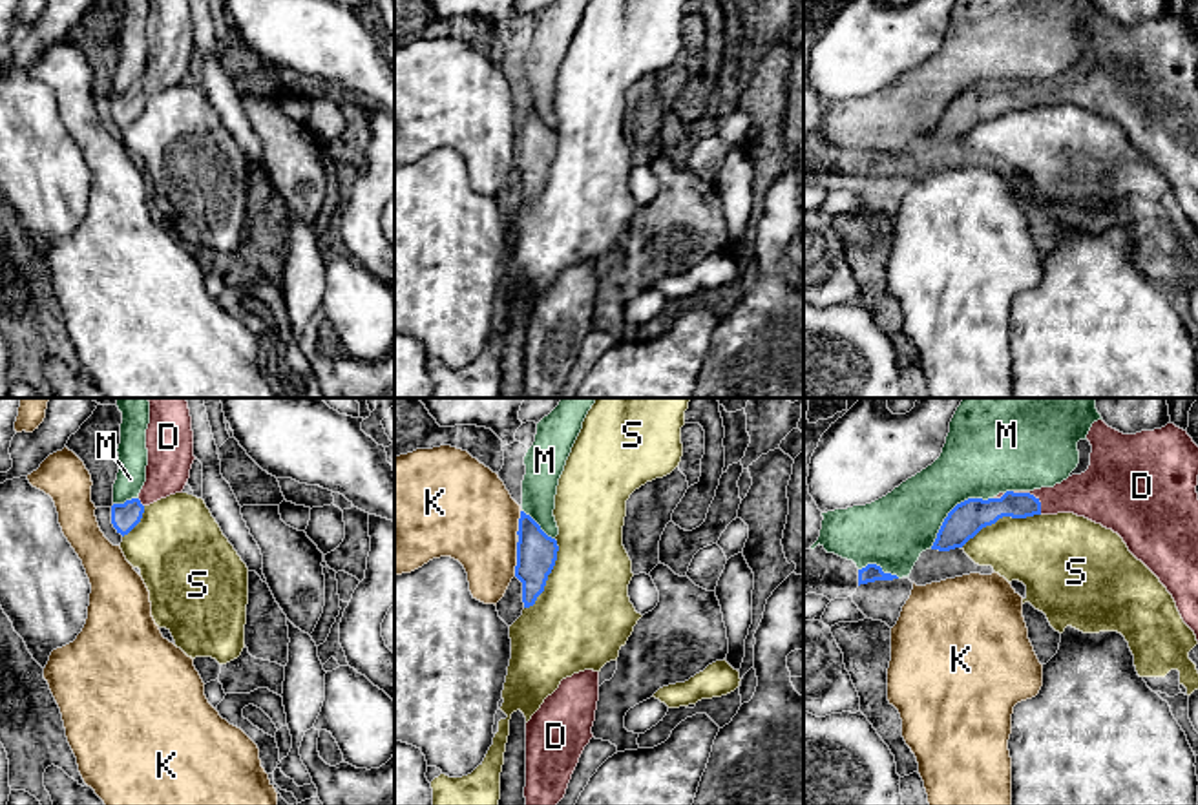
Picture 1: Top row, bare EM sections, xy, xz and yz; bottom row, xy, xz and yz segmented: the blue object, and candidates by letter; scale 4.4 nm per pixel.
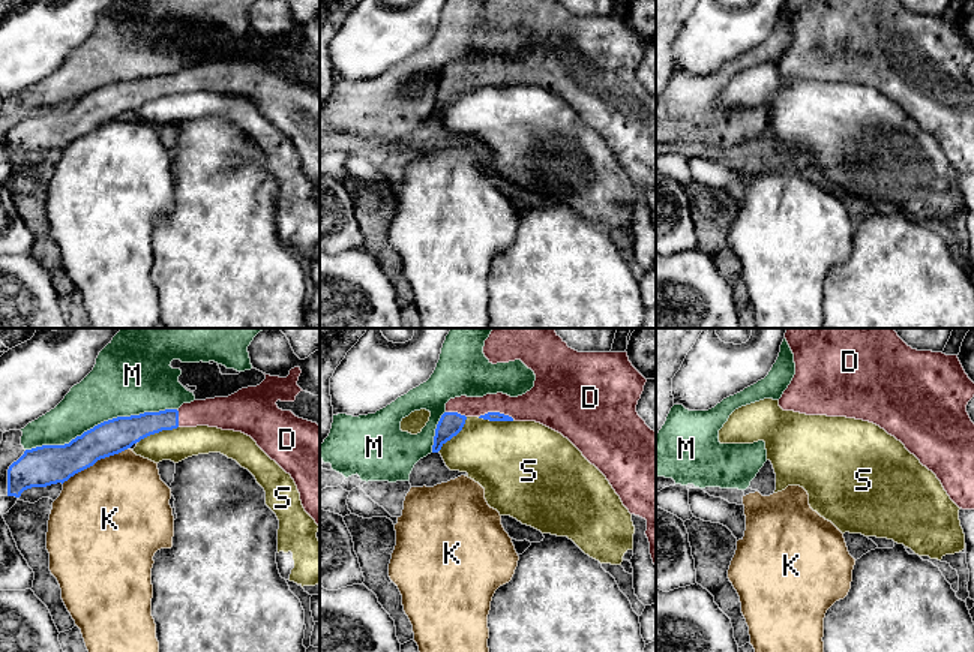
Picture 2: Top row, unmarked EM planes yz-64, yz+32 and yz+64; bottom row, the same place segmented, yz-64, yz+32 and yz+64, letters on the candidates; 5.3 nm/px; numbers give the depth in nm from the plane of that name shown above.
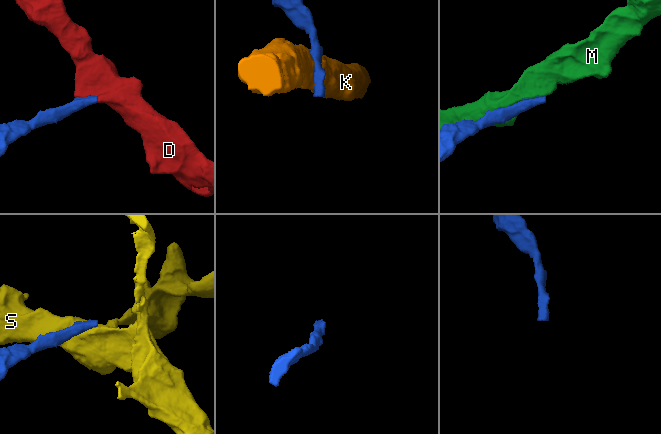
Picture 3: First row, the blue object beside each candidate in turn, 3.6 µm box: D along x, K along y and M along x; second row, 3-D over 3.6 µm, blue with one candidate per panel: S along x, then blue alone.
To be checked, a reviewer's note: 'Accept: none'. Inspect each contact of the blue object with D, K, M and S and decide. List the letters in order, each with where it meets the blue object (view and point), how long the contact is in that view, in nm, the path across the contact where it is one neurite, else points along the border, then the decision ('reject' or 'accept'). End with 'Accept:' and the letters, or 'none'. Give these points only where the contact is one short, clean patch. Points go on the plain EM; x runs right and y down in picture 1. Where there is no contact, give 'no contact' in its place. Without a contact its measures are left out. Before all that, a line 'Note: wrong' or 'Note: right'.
Note: wrong
D: contact yz (1032, 86); length 170 nm; way yz (979, 104), (1023, 95), (1032, 86), (1089, 86); accept
K: contact xz (517, 150); length 150 nm; reject
M: contact yz (952, 101); length 360 nm; reject
S: contact yz (999, 108); length 380 nm; border yz (1040, 104), (999, 108), (983, 117), (961, 139); reject
Accept: D

